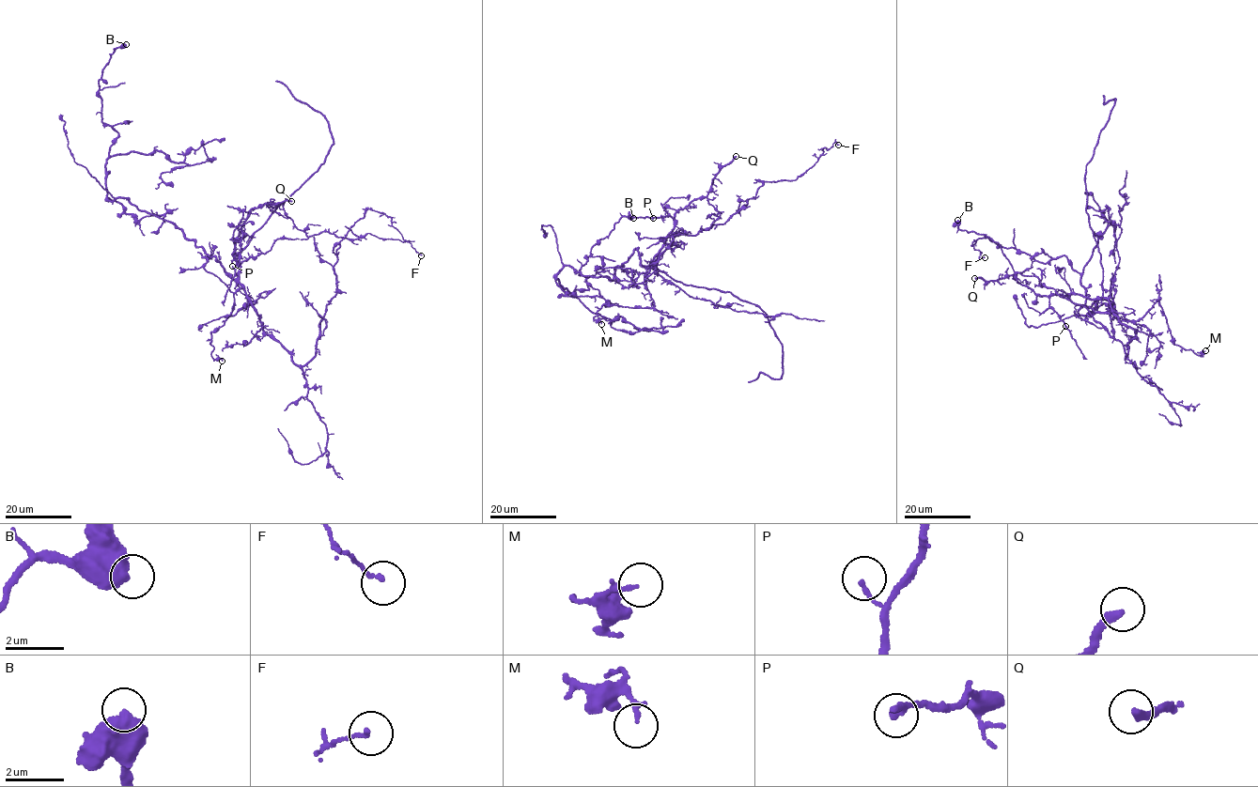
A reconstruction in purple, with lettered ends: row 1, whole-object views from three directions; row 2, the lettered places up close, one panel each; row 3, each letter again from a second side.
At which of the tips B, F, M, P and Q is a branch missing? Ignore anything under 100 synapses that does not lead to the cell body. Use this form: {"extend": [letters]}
{"extend": []}

